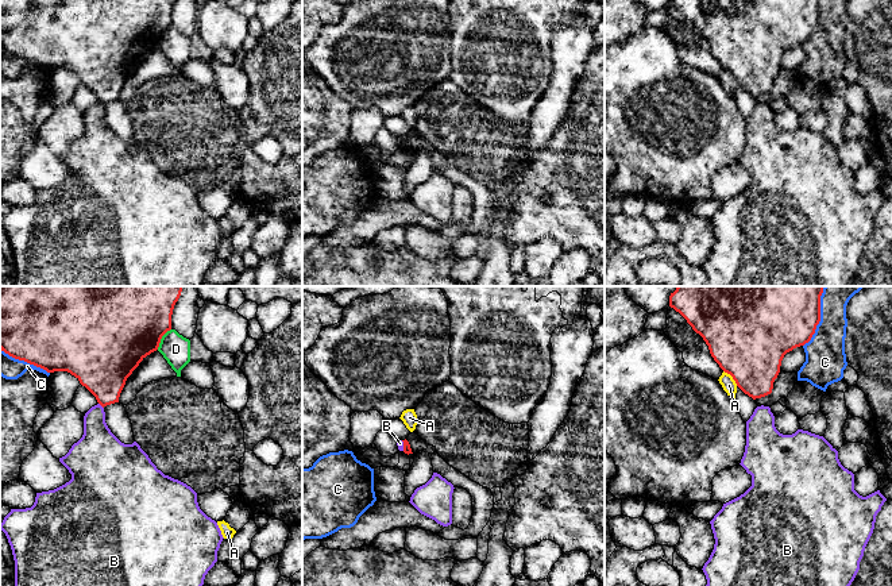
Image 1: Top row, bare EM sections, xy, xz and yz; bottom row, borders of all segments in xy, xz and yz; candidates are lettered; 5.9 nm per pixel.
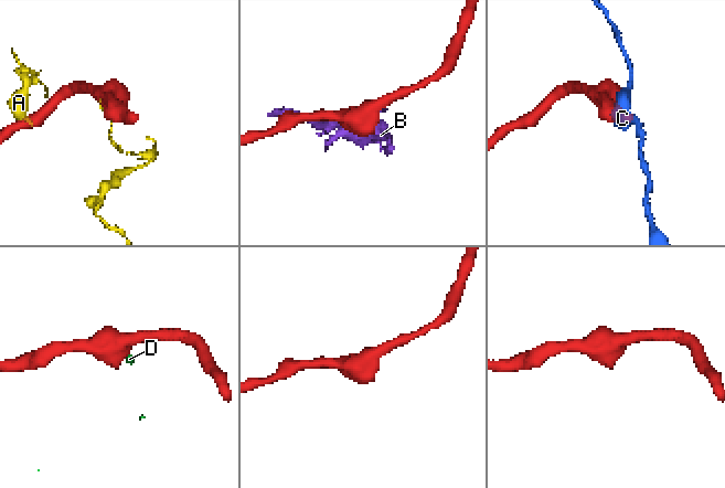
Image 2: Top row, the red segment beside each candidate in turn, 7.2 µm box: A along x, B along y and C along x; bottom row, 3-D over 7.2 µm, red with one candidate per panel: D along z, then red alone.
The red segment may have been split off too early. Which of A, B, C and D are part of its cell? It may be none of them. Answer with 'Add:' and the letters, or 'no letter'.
Add: no letter

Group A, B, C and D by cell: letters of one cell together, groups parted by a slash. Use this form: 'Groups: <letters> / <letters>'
Groups: A / B D / C

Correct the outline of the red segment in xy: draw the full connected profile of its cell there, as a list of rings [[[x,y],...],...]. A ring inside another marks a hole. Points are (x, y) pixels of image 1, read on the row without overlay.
[[[0,0],[0,47],[9,54],[40,65],[47,70],[67,69],[85,84],[104,105],[119,100],[120,90],[127,76],[139,61],[151,50],[157,49],[162,34],[171,27],[171,12],[175,0]]]

